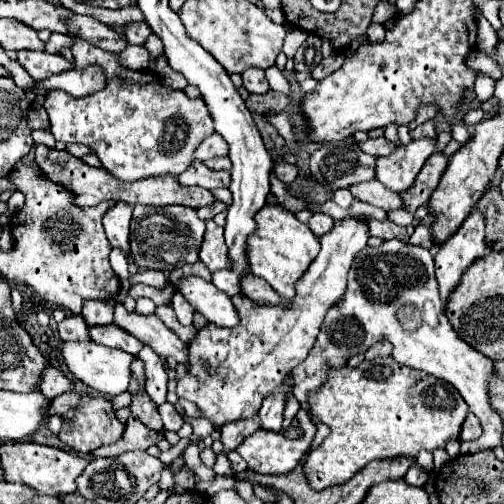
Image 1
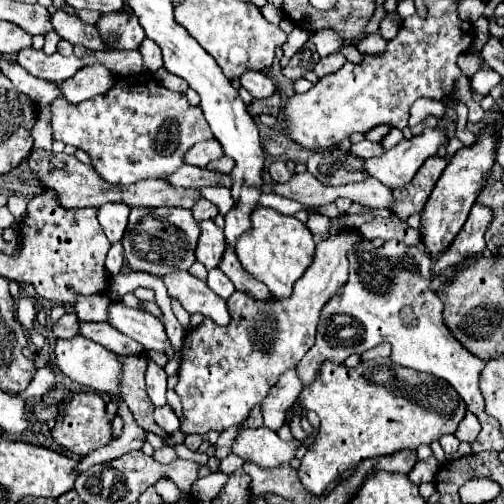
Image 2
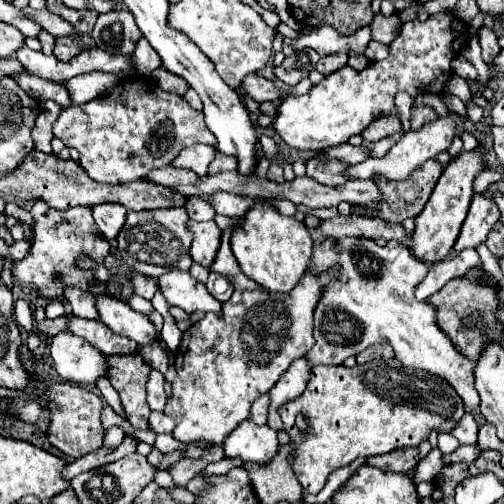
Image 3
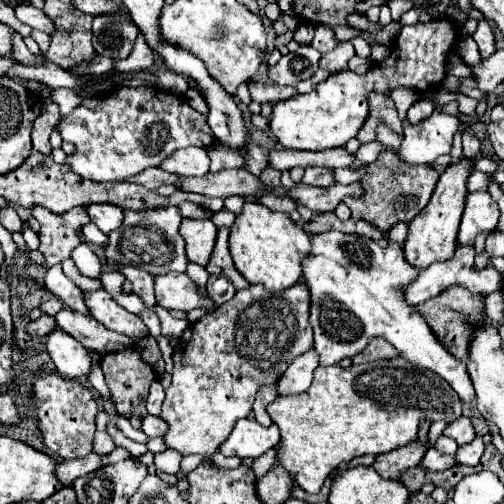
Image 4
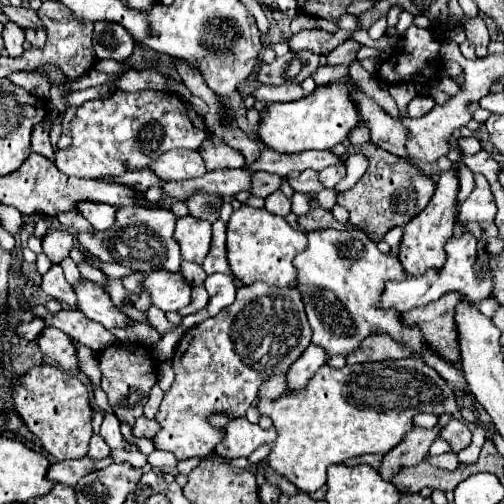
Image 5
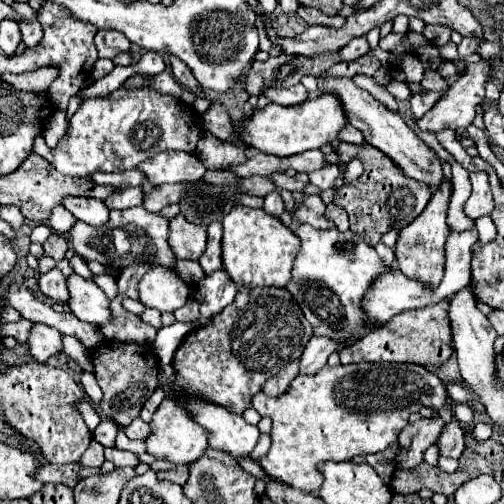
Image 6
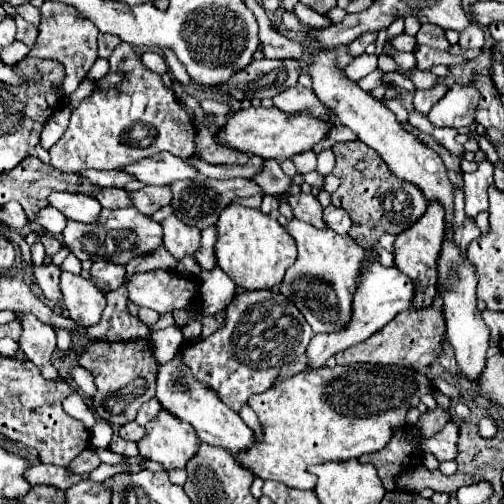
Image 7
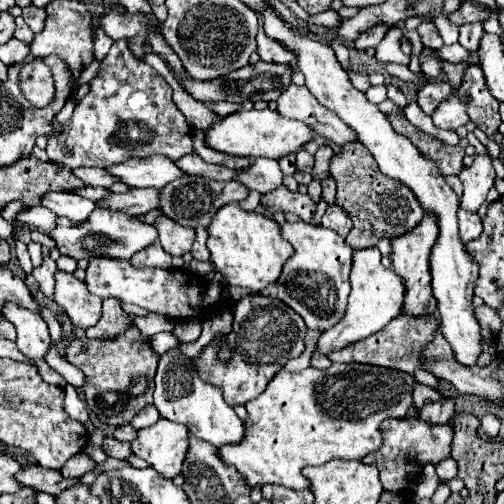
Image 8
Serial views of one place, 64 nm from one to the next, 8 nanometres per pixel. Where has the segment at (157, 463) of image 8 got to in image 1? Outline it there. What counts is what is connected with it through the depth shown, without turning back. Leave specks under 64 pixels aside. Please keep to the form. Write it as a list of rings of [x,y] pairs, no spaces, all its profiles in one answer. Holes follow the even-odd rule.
[[[350,216],[334,224],[330,232],[320,236],[320,252],[296,282],[296,296],[288,306],[260,306],[246,296],[232,296],[232,304],[240,316],[238,326],[220,328],[208,322],[196,332],[188,344],[188,372],[178,380],[176,394],[198,406],[200,416],[208,418],[216,428],[242,418],[252,418],[262,400],[280,386],[284,376],[308,356],[324,312],[344,294],[350,264],[368,242],[364,218]]]

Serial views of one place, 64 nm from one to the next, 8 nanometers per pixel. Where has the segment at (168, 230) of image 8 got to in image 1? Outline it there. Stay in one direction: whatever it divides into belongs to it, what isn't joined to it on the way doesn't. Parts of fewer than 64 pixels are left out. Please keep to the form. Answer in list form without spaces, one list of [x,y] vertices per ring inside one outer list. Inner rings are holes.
[[[206,220],[206,234],[200,246],[200,260],[208,266],[210,272],[222,270],[228,258],[228,248],[224,244],[224,230],[214,224],[214,220]]]

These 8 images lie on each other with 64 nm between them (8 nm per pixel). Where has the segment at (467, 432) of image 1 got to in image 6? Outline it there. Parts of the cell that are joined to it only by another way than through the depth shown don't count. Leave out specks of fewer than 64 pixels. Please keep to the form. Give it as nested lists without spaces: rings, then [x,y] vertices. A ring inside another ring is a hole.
[[[452,420],[442,428],[436,446],[440,450],[440,456],[460,458],[460,452],[464,450],[464,428],[458,420]]]

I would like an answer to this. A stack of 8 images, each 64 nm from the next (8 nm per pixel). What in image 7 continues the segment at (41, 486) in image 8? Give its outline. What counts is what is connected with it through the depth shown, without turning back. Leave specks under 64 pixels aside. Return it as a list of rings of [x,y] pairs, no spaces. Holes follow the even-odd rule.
[[[34,462],[24,472],[24,478],[30,482],[30,486],[42,484],[42,486],[52,486],[56,490],[66,490],[72,484],[82,480],[82,476],[68,474],[66,468],[54,468],[54,466],[46,466],[46,464],[40,464],[40,462]]]

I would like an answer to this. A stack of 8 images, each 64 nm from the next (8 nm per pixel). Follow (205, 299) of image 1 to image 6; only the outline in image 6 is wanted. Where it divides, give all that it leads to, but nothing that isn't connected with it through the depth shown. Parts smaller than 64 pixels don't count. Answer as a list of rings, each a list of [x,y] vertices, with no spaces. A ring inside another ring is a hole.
[[[156,266],[148,270],[138,282],[138,300],[160,312],[174,312],[184,306],[192,288],[174,270]]]

